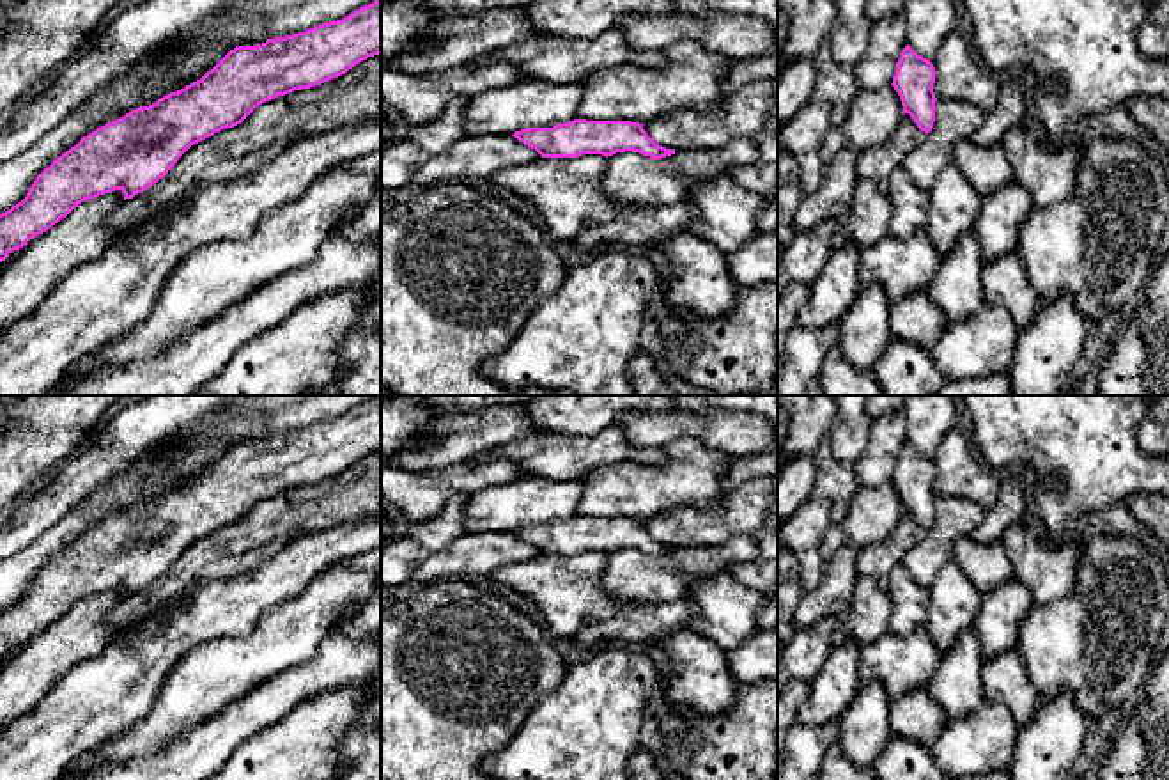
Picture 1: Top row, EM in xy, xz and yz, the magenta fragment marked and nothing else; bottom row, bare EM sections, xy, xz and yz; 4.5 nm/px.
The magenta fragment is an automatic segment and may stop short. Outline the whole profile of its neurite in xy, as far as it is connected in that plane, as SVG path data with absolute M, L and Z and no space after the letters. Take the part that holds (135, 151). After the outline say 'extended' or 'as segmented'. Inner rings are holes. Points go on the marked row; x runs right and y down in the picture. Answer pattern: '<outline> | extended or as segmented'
M381 0L305 32L257 46L236 46L200 80L97 128L44 168L27 197L0 214L0 262L66 218L78 204L115 190L124 193L124 200L133 199L163 179L191 145L241 124L259 105L338 78L379 53Z | as segmented

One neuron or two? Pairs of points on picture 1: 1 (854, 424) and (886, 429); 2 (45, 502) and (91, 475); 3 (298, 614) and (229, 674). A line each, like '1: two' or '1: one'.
1: two
2: one
3: one

